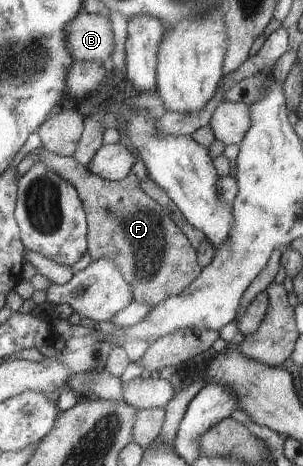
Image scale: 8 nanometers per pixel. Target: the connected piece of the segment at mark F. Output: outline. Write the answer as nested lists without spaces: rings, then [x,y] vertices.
[[[44,147],[30,153],[76,187],[89,220],[87,252],[92,261],[108,259],[120,267],[132,285],[134,301],[156,307],[180,295],[201,275],[203,267],[193,242],[169,212],[142,189],[138,175],[131,172],[124,180],[110,181],[92,173],[74,156],[62,157]]]

